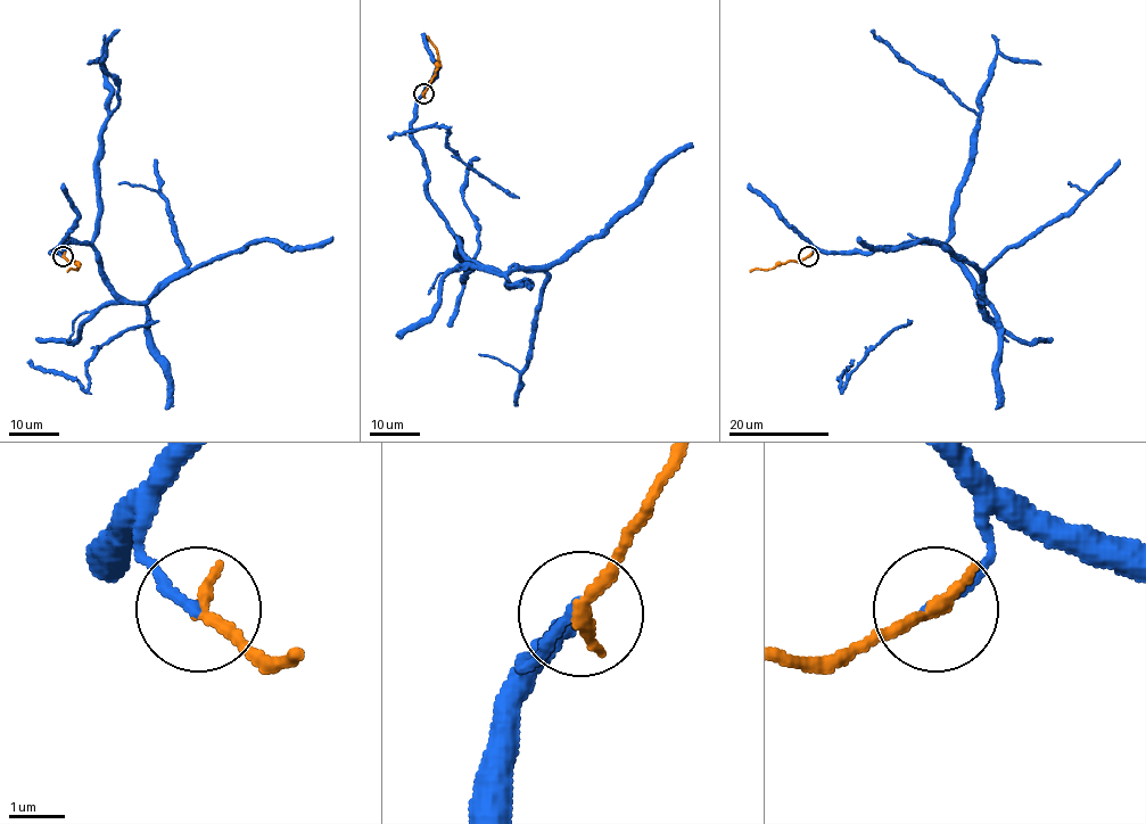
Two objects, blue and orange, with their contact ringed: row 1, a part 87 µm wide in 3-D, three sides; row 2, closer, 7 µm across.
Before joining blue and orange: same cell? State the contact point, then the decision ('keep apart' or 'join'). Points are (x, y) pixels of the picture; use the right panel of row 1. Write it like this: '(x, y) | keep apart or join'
(808, 256) | join

